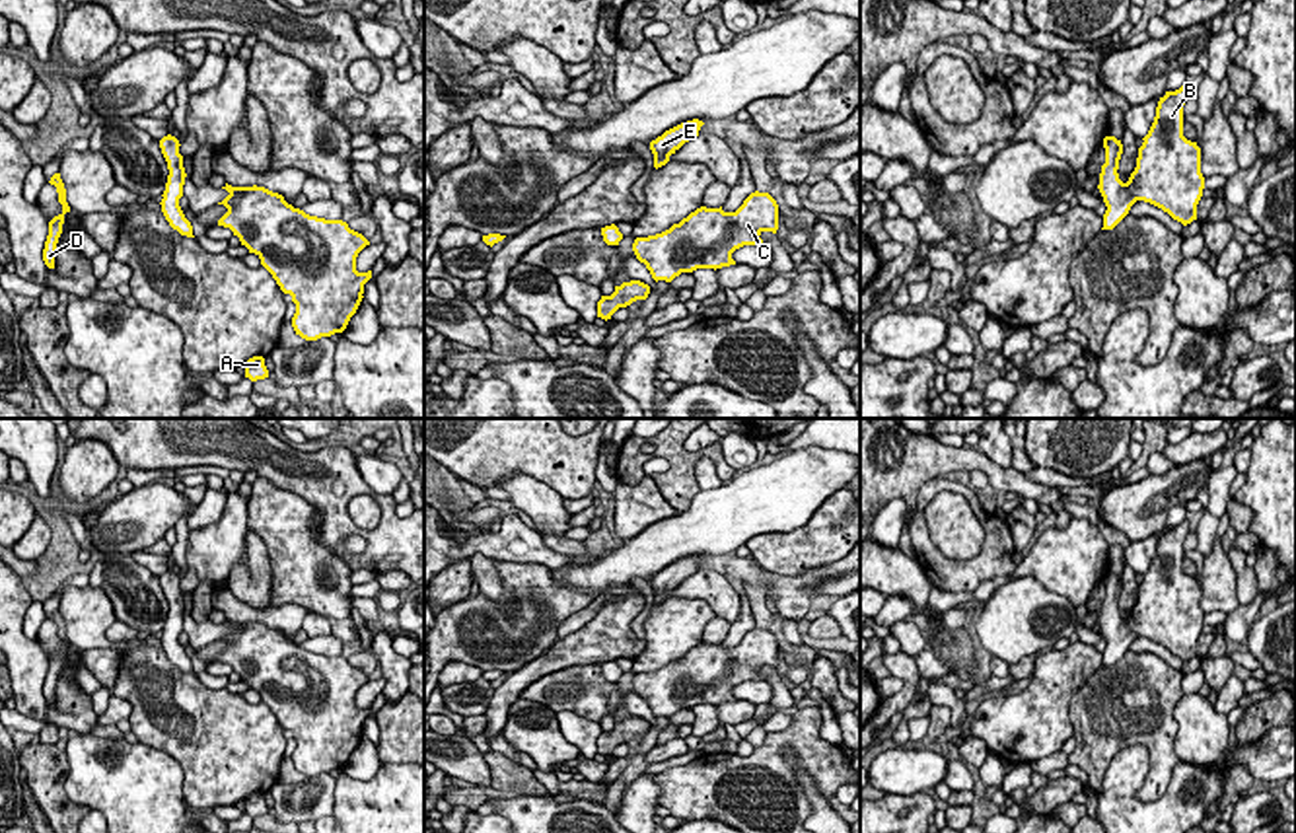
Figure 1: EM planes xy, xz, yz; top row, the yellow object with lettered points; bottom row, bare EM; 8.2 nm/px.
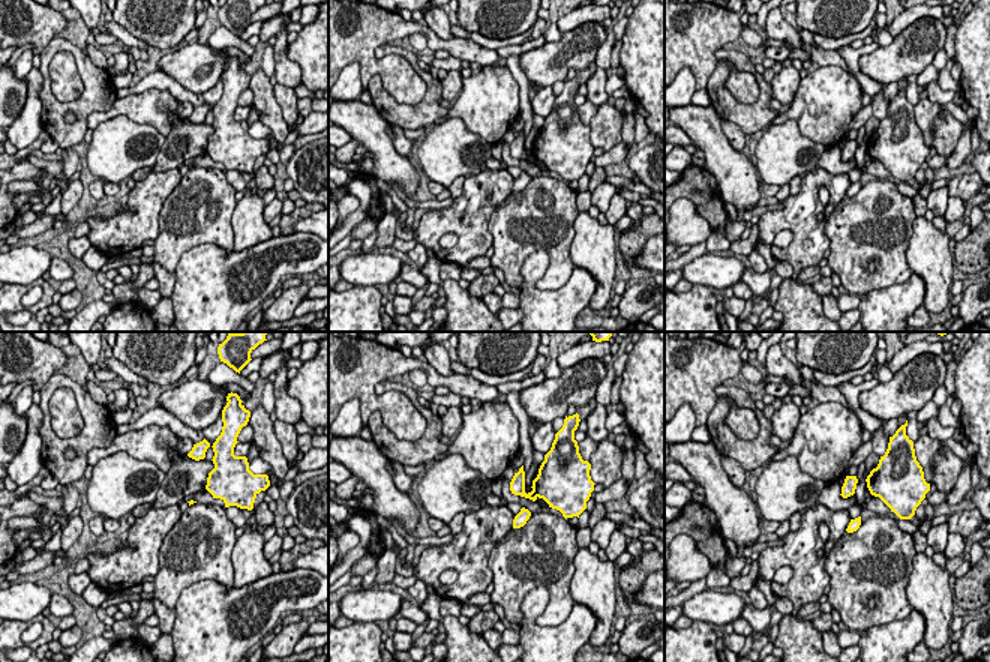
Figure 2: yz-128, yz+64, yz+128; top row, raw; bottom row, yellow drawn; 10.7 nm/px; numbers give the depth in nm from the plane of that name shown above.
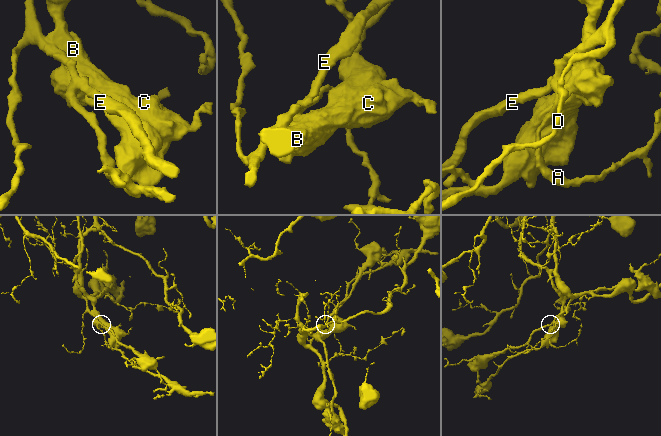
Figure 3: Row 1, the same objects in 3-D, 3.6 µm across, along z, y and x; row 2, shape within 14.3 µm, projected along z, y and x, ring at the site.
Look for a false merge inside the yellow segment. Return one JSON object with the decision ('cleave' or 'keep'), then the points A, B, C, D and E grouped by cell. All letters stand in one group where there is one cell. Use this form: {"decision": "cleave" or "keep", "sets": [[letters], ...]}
{"decision": "cleave", "sets": [["A", "B", "C", "E"], ["D"]]}

